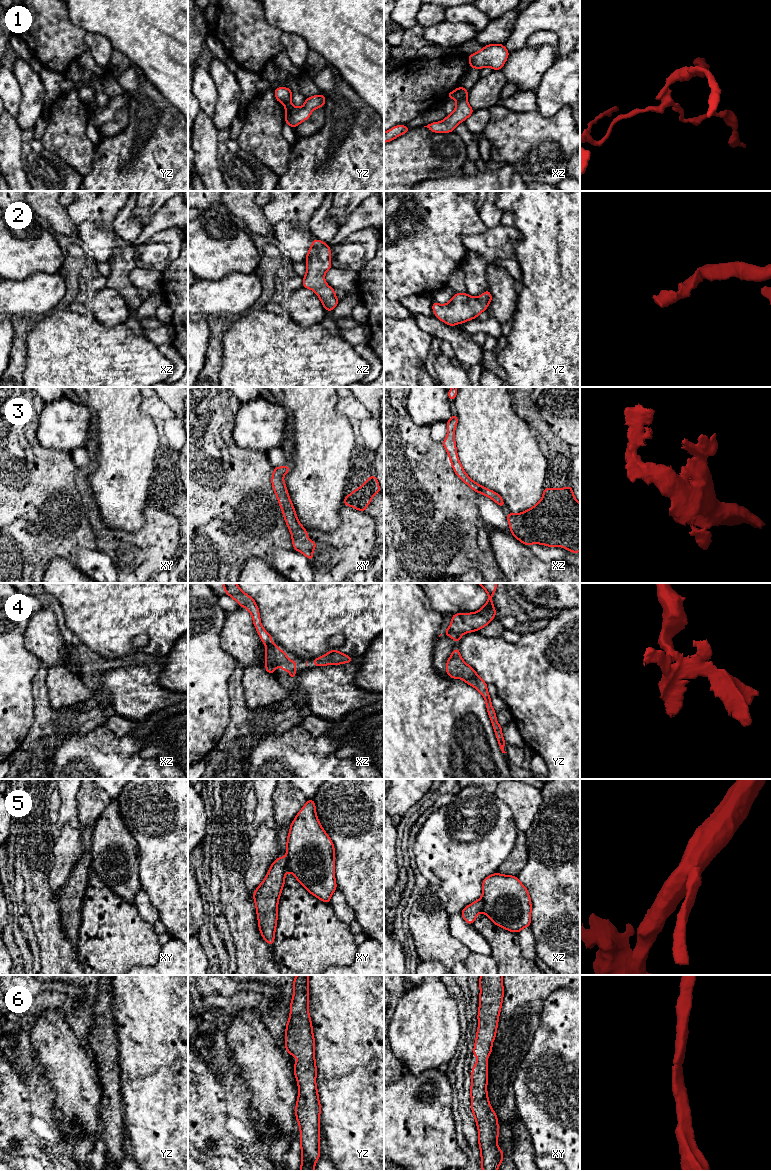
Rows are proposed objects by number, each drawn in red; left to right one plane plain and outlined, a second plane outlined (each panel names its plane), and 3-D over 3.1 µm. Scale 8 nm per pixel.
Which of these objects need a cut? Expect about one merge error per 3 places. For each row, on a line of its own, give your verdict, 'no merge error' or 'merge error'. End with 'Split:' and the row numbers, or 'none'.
1: merge error
2: no merge error
3: no merge error
4: no merge error
5: merge error
6: no merge error
Split: 1, 5

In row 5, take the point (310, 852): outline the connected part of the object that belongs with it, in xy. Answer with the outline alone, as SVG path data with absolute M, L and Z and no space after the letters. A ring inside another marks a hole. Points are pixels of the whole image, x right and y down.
M313 799L307 800L290 825L286 844L287 871L312 895L330 903L337 889L335 881L335 849L332 840L321 826Z

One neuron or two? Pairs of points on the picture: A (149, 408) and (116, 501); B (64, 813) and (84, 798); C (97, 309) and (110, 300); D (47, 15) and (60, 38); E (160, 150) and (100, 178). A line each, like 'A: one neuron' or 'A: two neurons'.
A: two neurons
B: two neurons
C: one neuron
D: one neuron
E: one neuron

